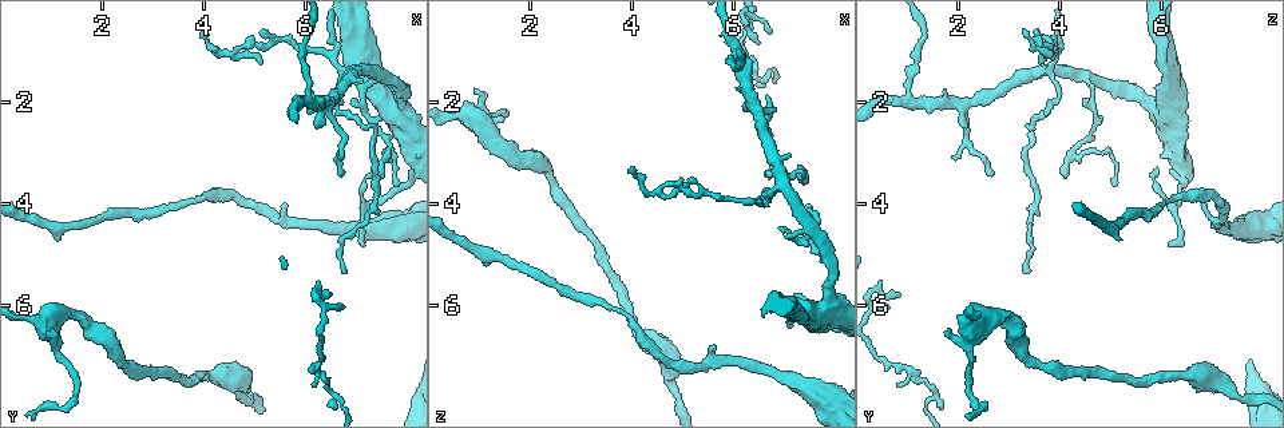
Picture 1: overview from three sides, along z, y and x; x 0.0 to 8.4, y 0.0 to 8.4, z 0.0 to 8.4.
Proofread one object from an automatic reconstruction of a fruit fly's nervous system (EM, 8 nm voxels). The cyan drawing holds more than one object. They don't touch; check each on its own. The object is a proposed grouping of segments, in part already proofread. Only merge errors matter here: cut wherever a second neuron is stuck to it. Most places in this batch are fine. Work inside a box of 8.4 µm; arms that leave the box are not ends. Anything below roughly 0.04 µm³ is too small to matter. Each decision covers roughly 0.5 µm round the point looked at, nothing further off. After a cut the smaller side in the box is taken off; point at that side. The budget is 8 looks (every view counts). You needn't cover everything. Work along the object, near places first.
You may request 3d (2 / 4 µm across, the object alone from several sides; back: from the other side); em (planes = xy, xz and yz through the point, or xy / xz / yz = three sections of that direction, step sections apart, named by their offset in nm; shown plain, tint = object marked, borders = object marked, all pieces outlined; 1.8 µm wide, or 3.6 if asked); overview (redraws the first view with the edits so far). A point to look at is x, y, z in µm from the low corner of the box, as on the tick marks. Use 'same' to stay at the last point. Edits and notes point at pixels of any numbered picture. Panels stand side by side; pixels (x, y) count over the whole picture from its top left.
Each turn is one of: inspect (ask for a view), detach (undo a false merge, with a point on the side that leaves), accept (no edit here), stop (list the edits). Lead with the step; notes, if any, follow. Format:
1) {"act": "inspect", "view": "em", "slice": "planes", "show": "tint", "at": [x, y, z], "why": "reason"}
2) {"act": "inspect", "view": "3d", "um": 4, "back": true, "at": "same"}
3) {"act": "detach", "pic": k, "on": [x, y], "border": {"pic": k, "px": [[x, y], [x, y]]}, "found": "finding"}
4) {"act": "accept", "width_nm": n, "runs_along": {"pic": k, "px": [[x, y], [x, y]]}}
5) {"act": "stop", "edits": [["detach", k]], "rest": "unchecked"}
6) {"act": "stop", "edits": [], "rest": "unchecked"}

{"act": "inspect", "view": "em", "slice": "yz", "step": 16, "show": "tint", "at": [7.75, 2.30, 6.15]}

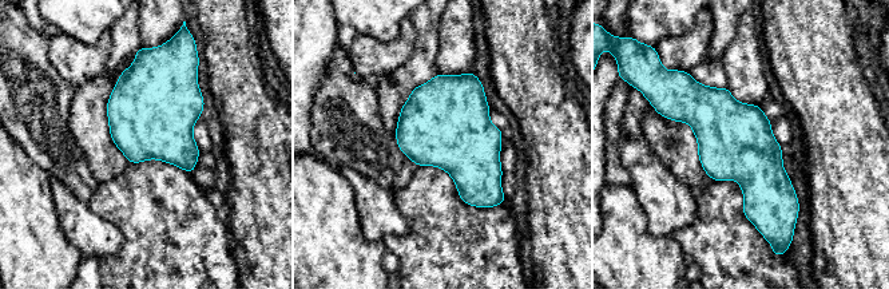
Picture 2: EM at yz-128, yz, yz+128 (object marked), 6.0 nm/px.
{"act": "inspect", "view": "em", "slice": "planes", "show": "tint", "at": "same"}

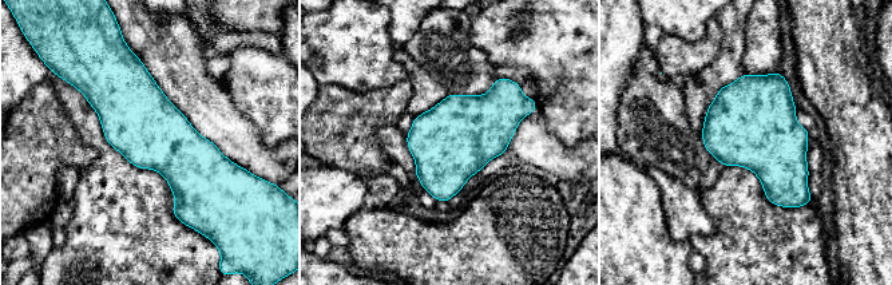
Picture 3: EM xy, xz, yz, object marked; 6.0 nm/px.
{"act": "accept", "width_nm": 440, "found": "one neuron here"}

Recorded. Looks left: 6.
{"act": "inspect", "view": "3d", "um": 2, "at": [7.40, 4.55, 7.55], "why": "sudden change in width"}

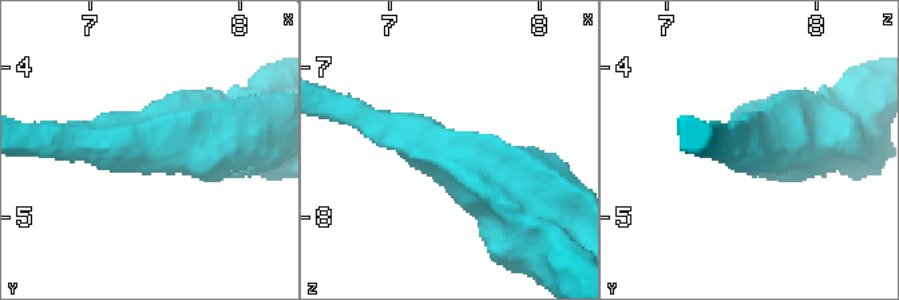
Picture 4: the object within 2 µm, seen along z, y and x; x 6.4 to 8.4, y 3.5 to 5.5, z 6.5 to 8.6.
{"act": "inspect", "view": "em", "slice": "yz", "step": 8, "show": "tint", "at": [7.38, 4.50, 7.56], "arm_widths_nm": [200, 480]}

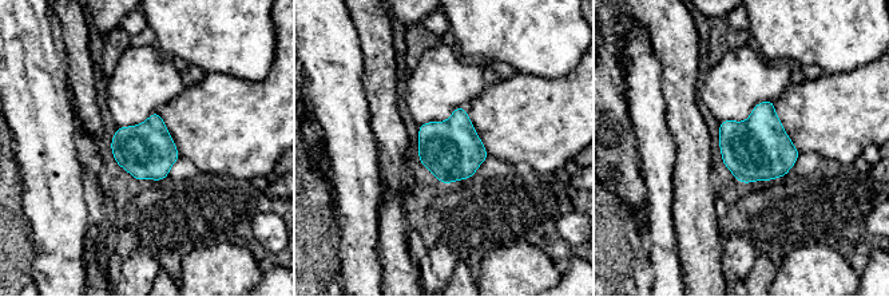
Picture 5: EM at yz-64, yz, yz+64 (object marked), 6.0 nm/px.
{"act": "inspect", "view": "em", "slice": "planes", "show": "tint", "at": "same", "why": "cut it another way"}

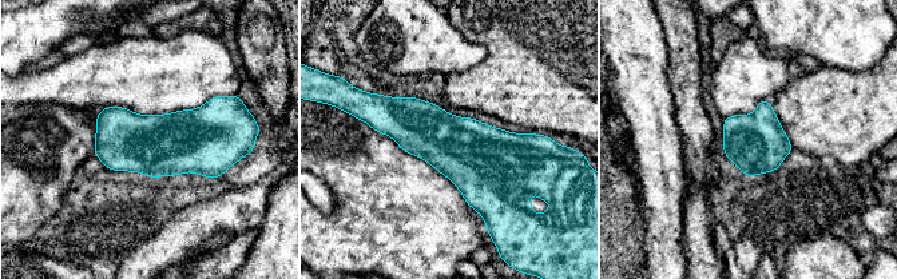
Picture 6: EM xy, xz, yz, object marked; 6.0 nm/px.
{"act": "accept", "width_nm": 360, "found": "continuous, no second neuron"}

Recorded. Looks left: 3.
{"act": "inspect", "view": "3d", "um": 2, "back": true, "at": [4.25, 7.40, 6.60], "why": "calibre changes"}

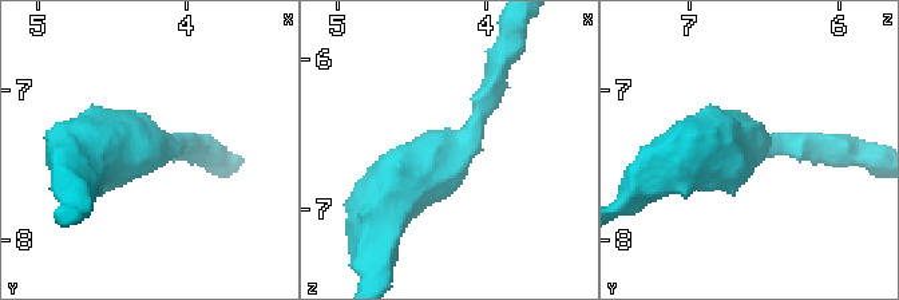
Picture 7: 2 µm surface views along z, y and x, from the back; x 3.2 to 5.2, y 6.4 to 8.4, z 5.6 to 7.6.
{"act": "inspect", "view": "em", "slice": "xz", "step": 4, "show": "plain", "at": [4.24, 7.38, 6.64], "arm_widths_nm": [170, 300], "why": "shape alone is not enough"}

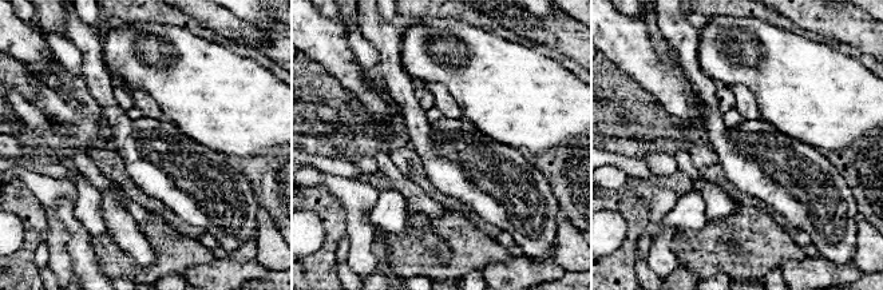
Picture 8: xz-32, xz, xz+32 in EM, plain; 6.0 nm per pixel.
{"act": "inspect", "view": "em", "slice": "xz", "step": 4, "show": "tint", "at": "same"}

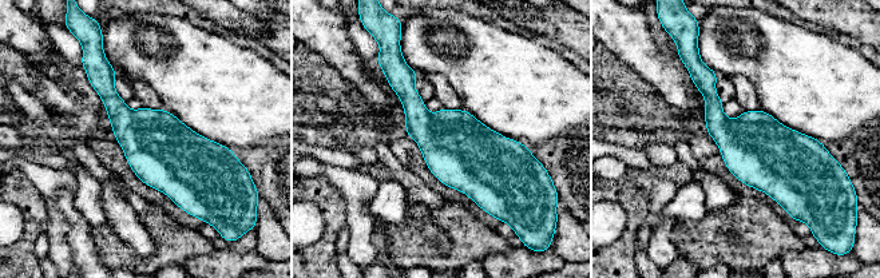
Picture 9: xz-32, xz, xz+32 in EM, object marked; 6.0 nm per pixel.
{"act": "accept", "found": "continuous, no second neuron"}

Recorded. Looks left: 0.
{"act": "stop", "edits": [], "rest": "unchecked"}

